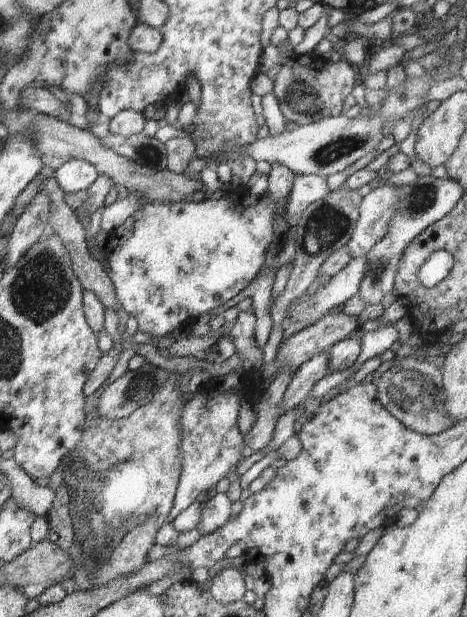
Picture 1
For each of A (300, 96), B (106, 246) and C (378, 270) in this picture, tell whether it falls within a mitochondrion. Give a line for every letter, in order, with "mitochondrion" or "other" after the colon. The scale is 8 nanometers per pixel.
A: mitochondrion
B: other
C: mitochondrion

